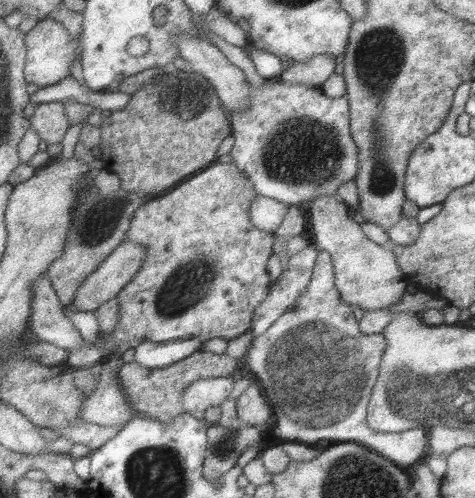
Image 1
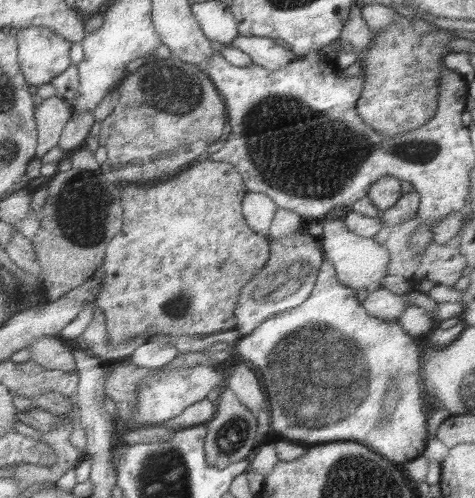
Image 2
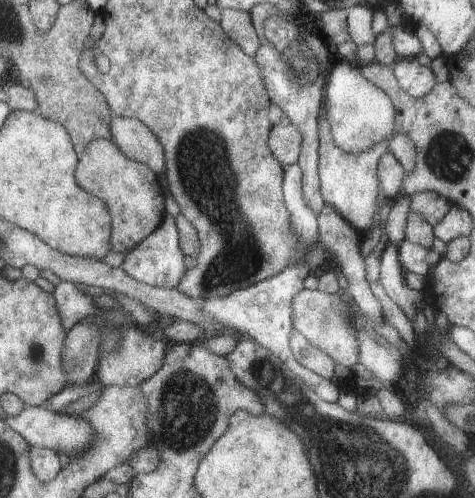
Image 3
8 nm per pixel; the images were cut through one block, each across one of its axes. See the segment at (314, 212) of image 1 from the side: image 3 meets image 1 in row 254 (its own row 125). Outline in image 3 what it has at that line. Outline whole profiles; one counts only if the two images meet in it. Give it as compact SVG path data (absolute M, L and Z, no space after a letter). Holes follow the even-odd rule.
M339 62L327 76L325 84L325 124L331 128L335 144L347 154L361 154L381 142L389 142L395 134L395 106L391 98L359 72L357 64Z

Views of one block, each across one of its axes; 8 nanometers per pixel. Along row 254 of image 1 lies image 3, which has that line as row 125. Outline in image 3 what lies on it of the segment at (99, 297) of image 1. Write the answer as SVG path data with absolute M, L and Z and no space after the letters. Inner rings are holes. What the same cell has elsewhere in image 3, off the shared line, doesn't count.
M113 116L111 128L113 128L111 140L115 140L129 158L151 166L157 174L159 172L167 174L165 146L143 120Z

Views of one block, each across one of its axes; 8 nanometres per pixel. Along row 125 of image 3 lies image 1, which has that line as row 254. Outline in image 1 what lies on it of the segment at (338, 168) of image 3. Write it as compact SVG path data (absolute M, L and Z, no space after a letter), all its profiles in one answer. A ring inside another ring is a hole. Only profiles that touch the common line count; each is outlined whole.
M319 252L311 282L301 298L297 298L265 334L253 338L245 360L255 380L267 388L265 396L273 410L273 434L297 444L313 444L319 440L331 440L335 444L357 442L399 466L415 464L429 454L427 428L379 434L371 432L365 424L365 406L371 386L379 378L379 364L387 344L383 332L363 336L359 322L353 318L353 310L353 306L341 300L335 288L335 270L329 256Z

